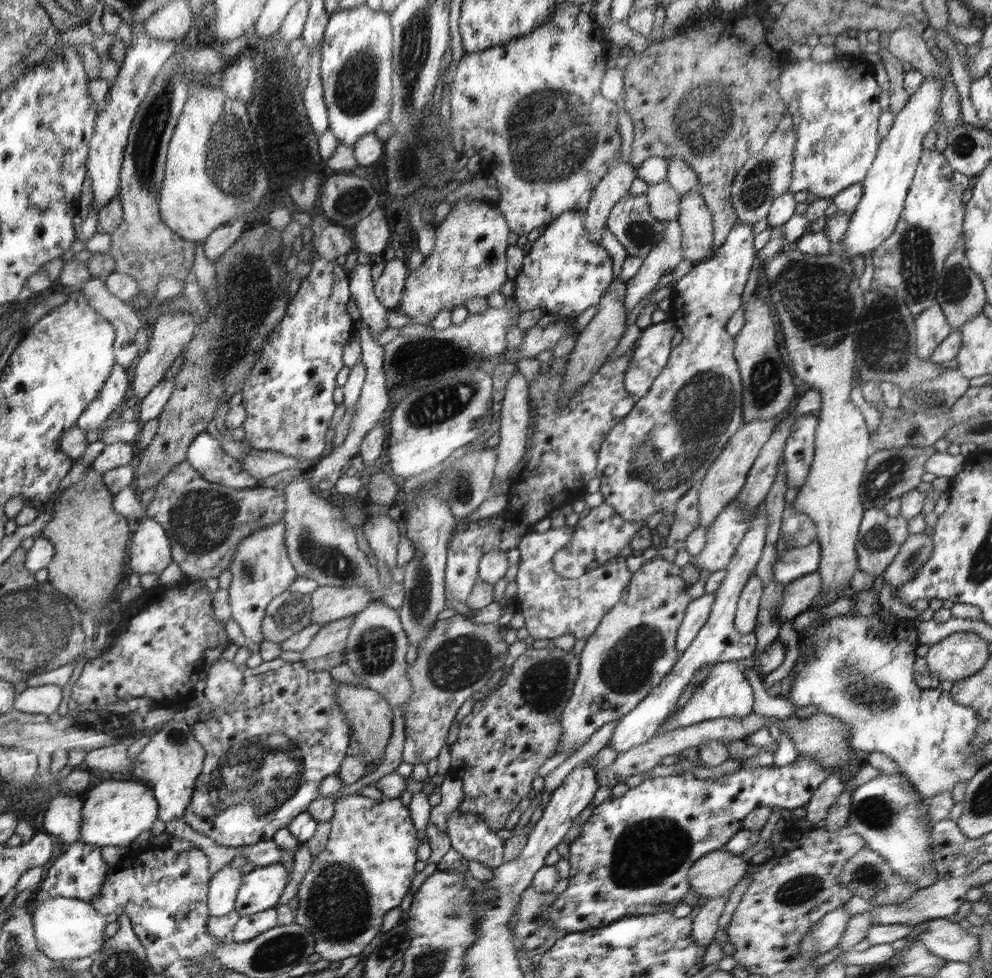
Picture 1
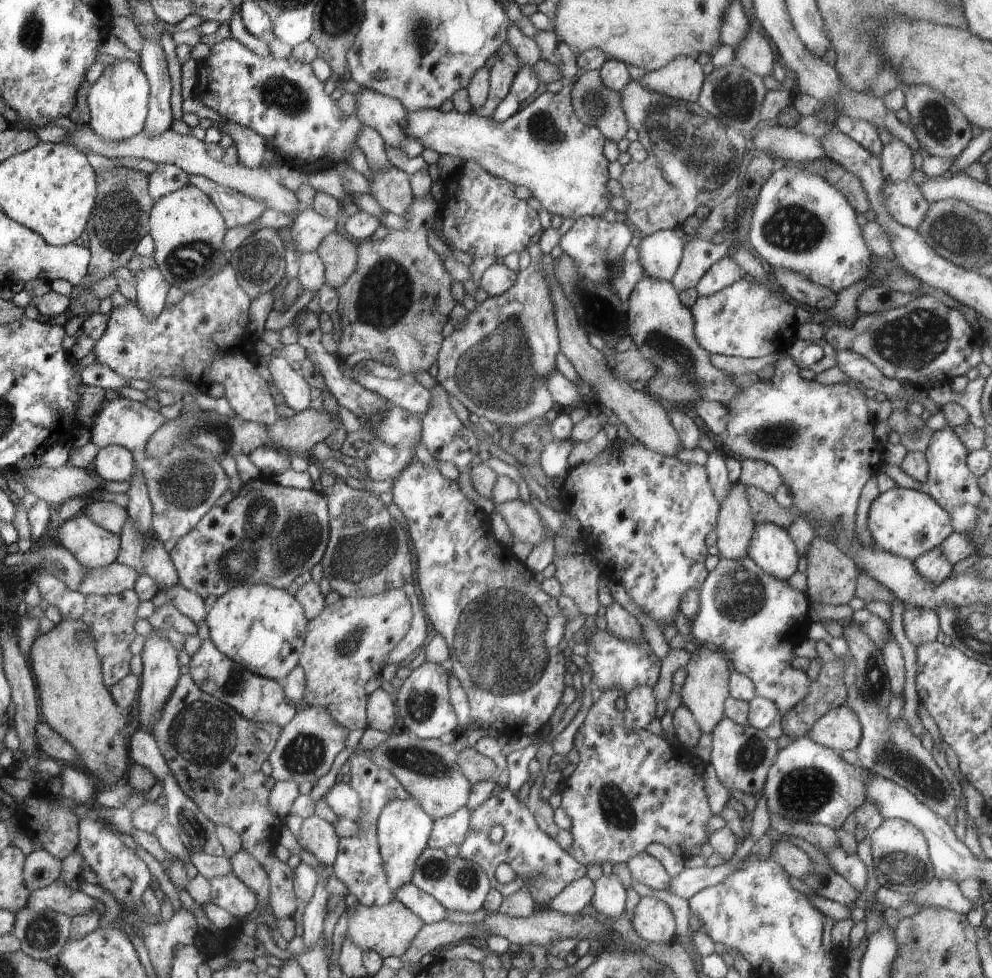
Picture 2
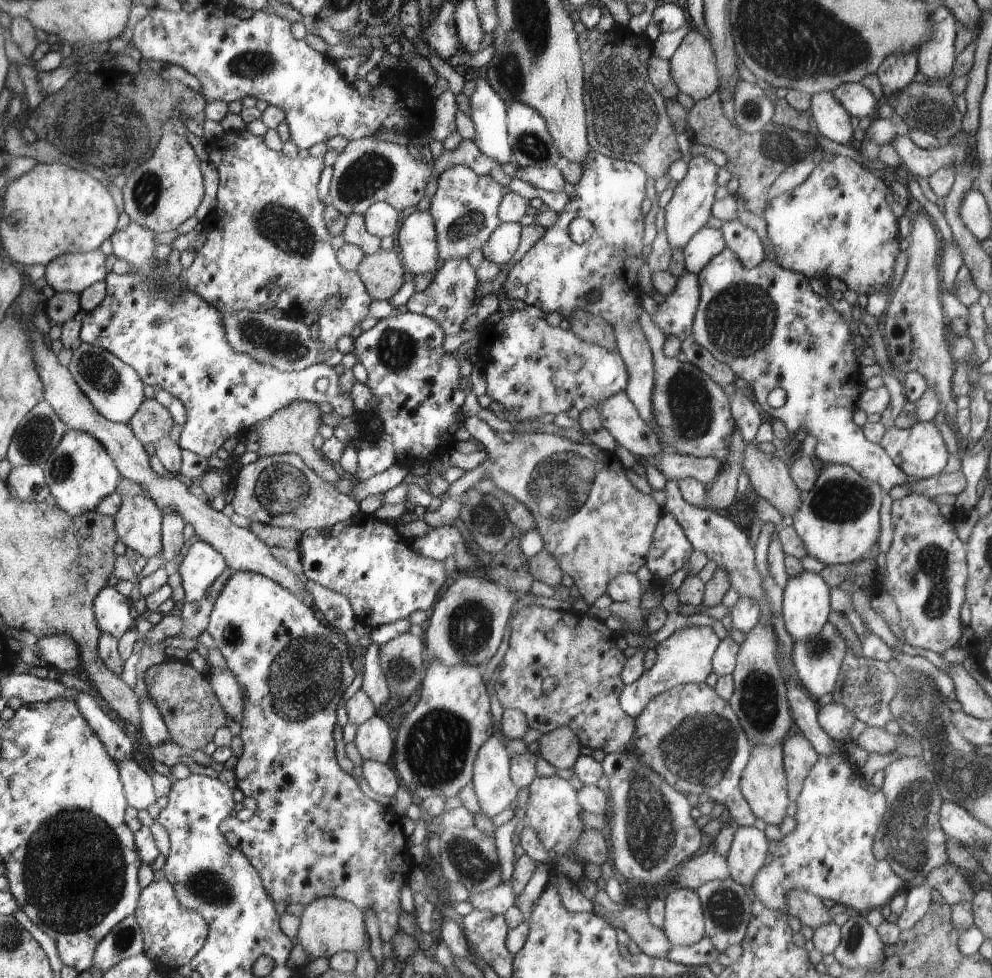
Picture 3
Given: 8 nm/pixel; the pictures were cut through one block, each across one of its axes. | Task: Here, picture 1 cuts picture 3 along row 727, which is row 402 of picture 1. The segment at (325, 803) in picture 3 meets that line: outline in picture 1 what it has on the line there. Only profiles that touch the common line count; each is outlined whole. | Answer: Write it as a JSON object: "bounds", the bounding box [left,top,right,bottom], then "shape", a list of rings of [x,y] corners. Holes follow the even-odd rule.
{"bounds":[241,175,354,463],"shape":[[[319,175],[307,176],[304,180],[300,180],[300,182],[292,182],[292,186],[288,188],[290,198],[292,198],[292,202],[294,202],[297,208],[300,208],[300,212],[311,213],[312,222],[308,225],[308,227],[312,229],[314,234],[310,243],[312,244],[315,256],[308,259],[312,262],[311,271],[308,273],[308,276],[301,281],[298,292],[288,304],[286,314],[284,314],[284,318],[282,318],[280,325],[271,332],[268,340],[266,340],[266,343],[263,345],[261,358],[255,363],[253,370],[248,374],[248,381],[244,384],[243,390],[241,391],[241,404],[244,406],[246,412],[246,419],[244,420],[244,423],[242,423],[242,428],[244,428],[244,432],[246,433],[246,438],[244,440],[246,444],[248,444],[250,448],[280,452],[280,454],[286,454],[286,456],[294,456],[294,458],[298,458],[300,463],[310,463],[311,460],[319,460],[320,456],[322,456],[322,452],[324,452],[324,448],[326,448],[326,438],[324,438],[324,436],[326,436],[328,426],[330,426],[330,422],[328,422],[328,420],[332,420],[332,414],[334,414],[334,408],[336,408],[336,404],[334,404],[334,400],[332,400],[332,392],[334,392],[334,388],[336,388],[336,374],[344,368],[344,362],[342,362],[342,352],[344,352],[344,349],[346,349],[346,346],[348,345],[348,332],[350,332],[350,338],[352,338],[352,328],[354,328],[354,320],[352,320],[352,318],[350,318],[350,314],[346,312],[346,304],[350,302],[349,284],[351,276],[349,272],[344,271],[342,265],[338,265],[336,262],[336,258],[338,256],[344,256],[344,254],[348,255],[351,252],[353,242],[350,237],[350,230],[343,226],[336,225],[324,214],[317,214],[314,212],[316,201],[319,200],[320,188],[322,188],[320,184],[322,183],[320,182]]]}

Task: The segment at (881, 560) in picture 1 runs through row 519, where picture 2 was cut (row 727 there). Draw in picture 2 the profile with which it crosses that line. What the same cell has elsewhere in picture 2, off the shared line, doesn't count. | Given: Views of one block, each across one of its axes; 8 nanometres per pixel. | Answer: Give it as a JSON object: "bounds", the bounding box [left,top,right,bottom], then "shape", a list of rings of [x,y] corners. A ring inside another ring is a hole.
{"bounds":[828,637,958,818],"shape":[[[831,637],[832,640],[830,640],[828,646],[830,646],[836,658],[844,660],[844,666],[846,666],[846,670],[844,670],[846,672],[844,680],[847,681],[848,687],[846,704],[851,704],[852,708],[859,713],[863,725],[863,736],[860,739],[859,746],[855,748],[858,760],[860,760],[858,765],[870,770],[874,775],[884,777],[903,786],[906,790],[910,790],[932,812],[936,812],[942,818],[950,818],[956,812],[958,803],[950,782],[942,773],[940,766],[934,761],[932,753],[924,749],[920,737],[915,736],[910,729],[906,728],[906,723],[902,720],[902,717],[891,721],[886,706],[880,706],[875,701],[864,700],[860,696],[855,682],[856,664],[852,654],[850,654],[848,643],[844,637]]]}

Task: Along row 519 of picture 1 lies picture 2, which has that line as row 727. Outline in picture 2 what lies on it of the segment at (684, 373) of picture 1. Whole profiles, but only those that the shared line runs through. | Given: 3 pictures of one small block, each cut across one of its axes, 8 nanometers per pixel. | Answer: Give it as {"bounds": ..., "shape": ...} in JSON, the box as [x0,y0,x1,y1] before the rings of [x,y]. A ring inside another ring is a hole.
{"bounds":[624,686,656,732],"shape":[[[640,686],[625,695],[626,710],[624,710],[625,725],[628,732],[646,729],[655,718],[656,698],[653,687]]]}

